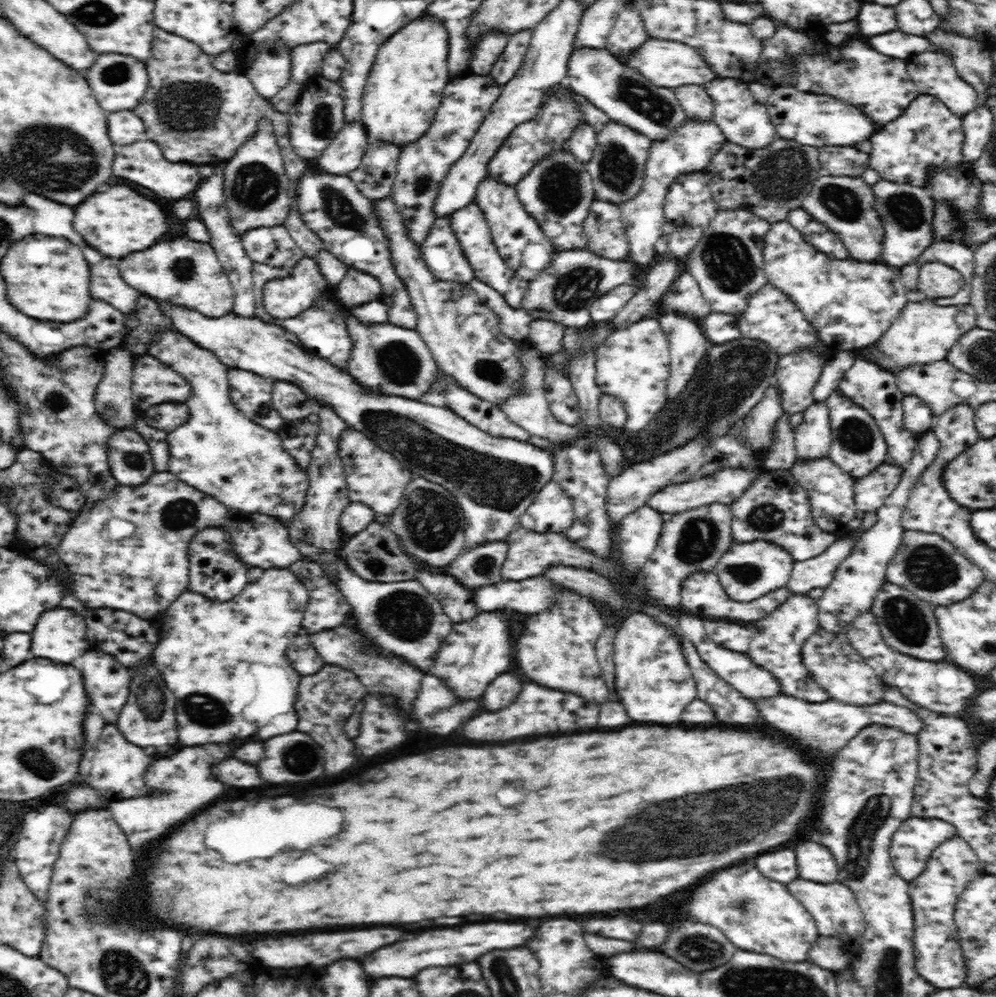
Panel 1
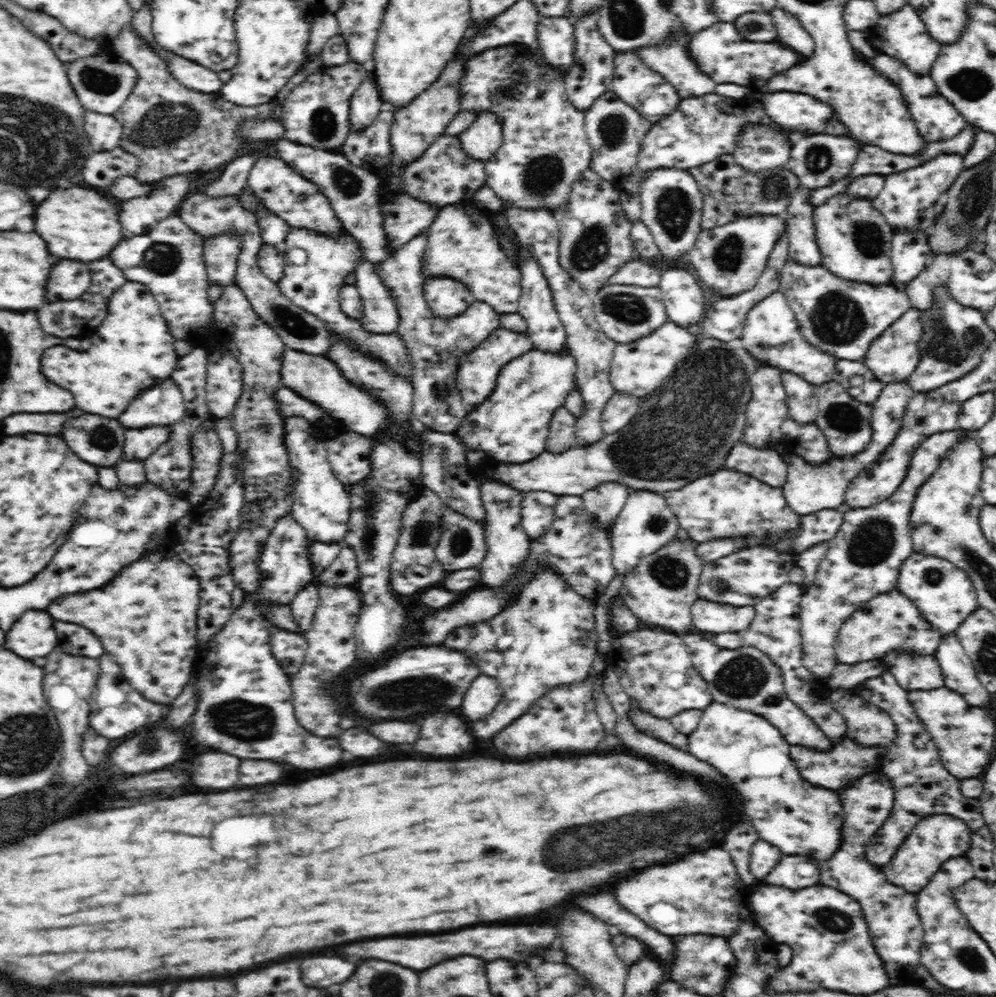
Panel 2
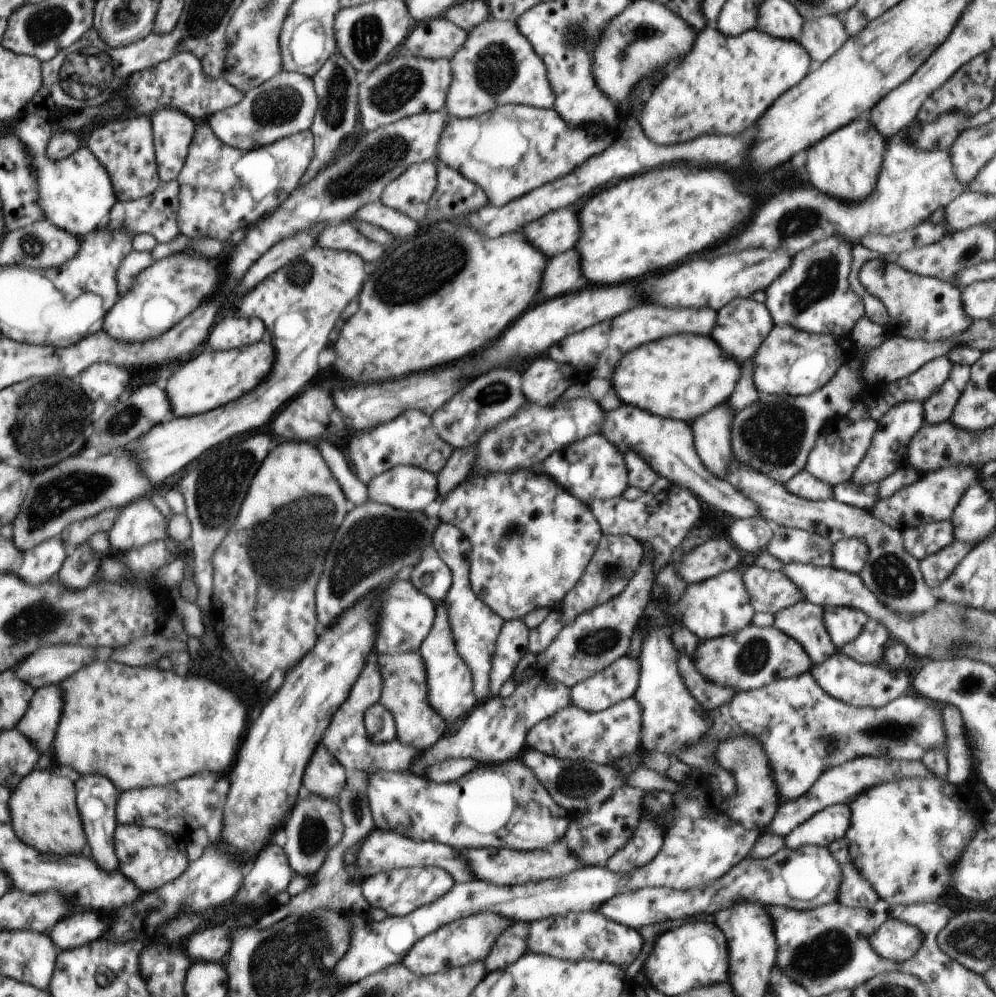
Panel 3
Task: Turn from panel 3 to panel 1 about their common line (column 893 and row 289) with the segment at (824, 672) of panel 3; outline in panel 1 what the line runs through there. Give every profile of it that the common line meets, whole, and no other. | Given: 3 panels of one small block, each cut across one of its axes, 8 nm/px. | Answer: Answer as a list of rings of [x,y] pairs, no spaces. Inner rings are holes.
[[[685,269],[663,296],[664,304],[673,313],[692,318],[698,321],[698,324],[712,313],[710,304],[703,298],[702,291],[698,287],[698,281]]]

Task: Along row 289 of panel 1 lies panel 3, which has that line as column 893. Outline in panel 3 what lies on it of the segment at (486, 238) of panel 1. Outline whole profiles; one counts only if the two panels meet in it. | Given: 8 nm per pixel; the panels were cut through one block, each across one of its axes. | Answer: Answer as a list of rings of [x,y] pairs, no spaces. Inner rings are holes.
[[[948,466],[948,468],[940,468],[934,472],[921,474],[918,482],[900,488],[896,494],[892,494],[888,500],[878,500],[874,504],[874,508],[870,511],[874,518],[886,522],[888,526],[892,526],[900,531],[906,530],[918,524],[926,524],[927,522],[938,522],[941,520],[951,520],[952,513],[960,498],[964,496],[964,492],[968,487],[977,481],[979,468],[970,466]]]

